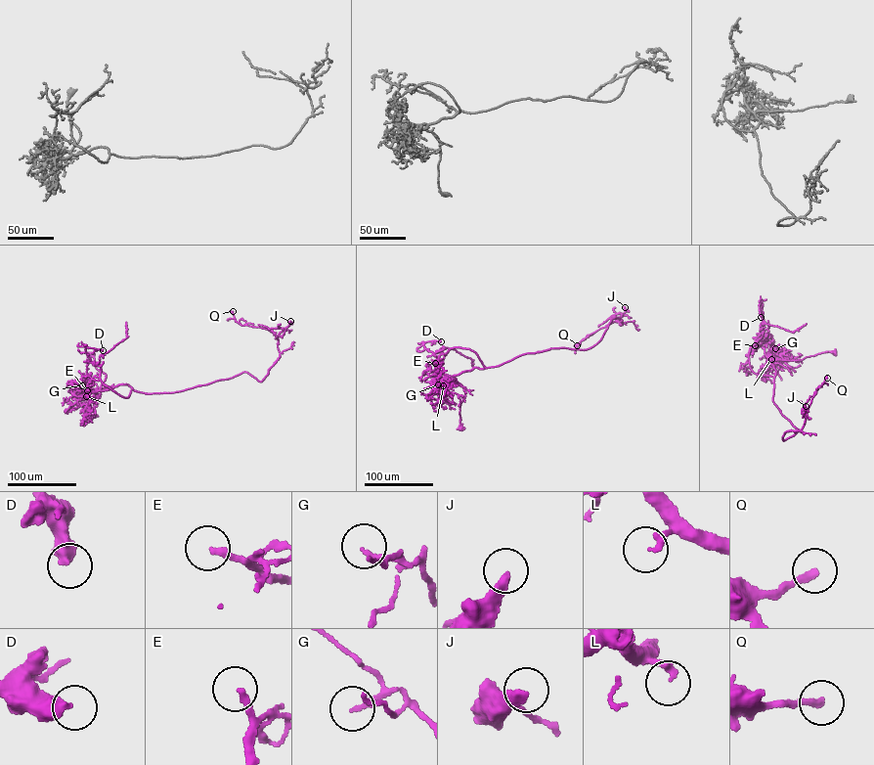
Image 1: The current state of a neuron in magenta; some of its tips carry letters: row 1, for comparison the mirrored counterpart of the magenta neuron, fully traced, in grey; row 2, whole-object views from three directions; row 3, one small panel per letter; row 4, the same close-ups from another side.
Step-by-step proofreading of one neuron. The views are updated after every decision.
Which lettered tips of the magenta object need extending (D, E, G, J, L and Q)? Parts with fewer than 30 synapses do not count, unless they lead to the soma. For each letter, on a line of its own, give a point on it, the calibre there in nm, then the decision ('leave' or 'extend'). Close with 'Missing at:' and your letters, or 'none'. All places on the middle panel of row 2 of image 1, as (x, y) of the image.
D: at (441, 341); 480 nm thick; leave
E: at (435, 363); 200 nm thick; extend
G: at (438, 384); 150 nm thick; leave
J: at (625, 307); 360 nm thick; extend
L: at (443, 385); 240 nm thick; leave
Q: at (577, 345); 240 nm thick; leave
Missing at: E, J

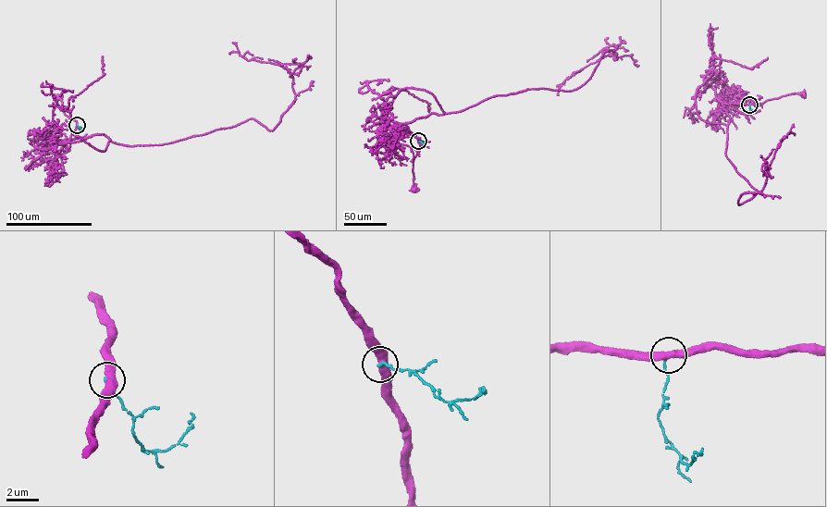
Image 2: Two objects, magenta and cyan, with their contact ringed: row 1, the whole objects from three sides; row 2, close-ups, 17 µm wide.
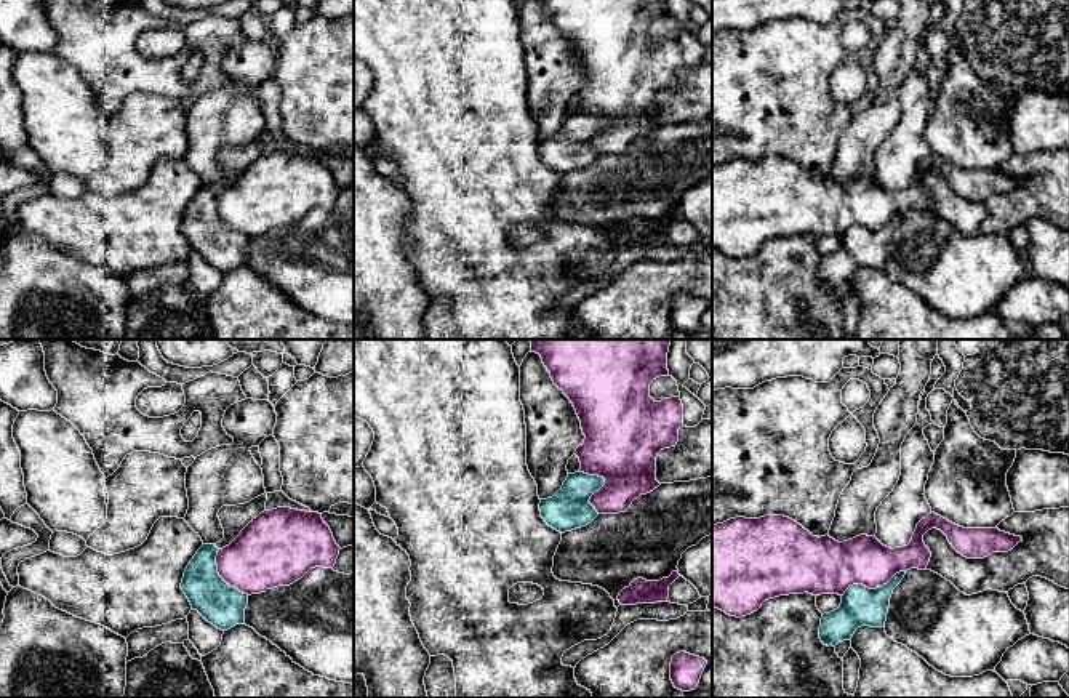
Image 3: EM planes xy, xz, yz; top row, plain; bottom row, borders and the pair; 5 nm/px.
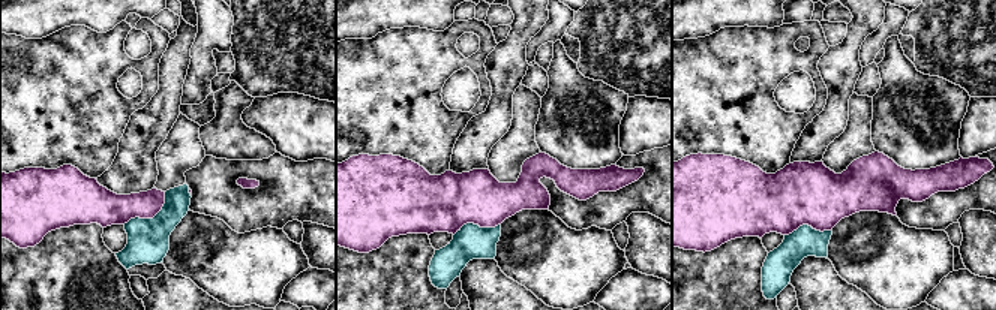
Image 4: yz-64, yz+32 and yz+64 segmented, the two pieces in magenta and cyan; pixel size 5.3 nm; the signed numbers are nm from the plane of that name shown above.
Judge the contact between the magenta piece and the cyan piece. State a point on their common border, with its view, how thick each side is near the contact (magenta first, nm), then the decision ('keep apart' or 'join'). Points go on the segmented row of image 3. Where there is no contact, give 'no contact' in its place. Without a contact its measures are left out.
yz (872, 588) | 280/190 nm | keep apart

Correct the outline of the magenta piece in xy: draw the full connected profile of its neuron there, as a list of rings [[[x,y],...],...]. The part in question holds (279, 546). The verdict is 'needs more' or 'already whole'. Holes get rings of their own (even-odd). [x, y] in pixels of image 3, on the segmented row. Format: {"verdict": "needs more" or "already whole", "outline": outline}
{"verdict": "already whole", "outline": [[[277,507],[261,512],[229,546],[219,549],[216,565],[219,576],[230,588],[251,596],[272,588],[290,586],[301,580],[310,568],[333,568],[339,549],[322,514]]]}

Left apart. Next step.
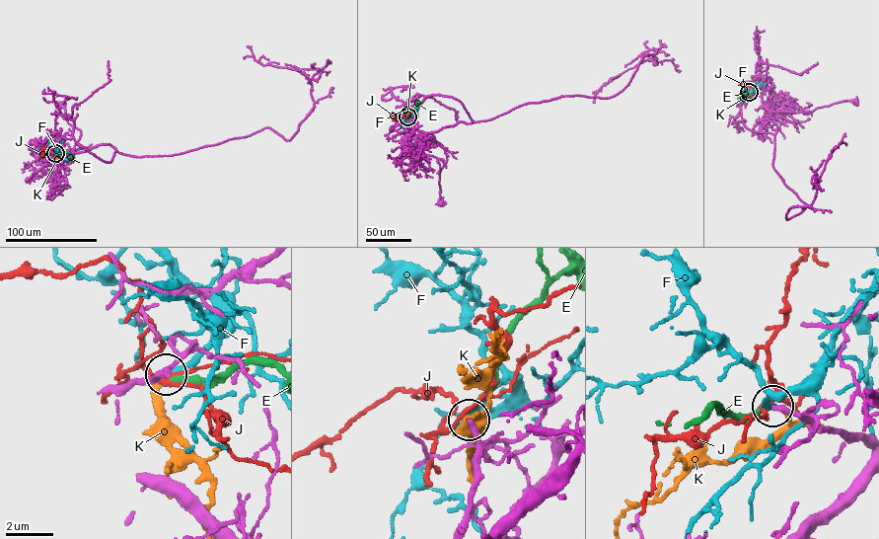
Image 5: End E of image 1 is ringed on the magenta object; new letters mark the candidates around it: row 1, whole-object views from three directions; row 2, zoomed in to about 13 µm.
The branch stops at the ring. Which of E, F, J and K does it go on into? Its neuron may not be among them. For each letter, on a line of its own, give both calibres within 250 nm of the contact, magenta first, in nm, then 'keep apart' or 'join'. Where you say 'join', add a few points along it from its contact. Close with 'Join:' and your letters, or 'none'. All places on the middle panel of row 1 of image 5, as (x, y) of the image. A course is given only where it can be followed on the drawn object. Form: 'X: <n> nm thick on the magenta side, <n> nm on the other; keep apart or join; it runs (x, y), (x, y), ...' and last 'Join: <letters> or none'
E: 220 nm thick on the magenta side, 240 nm on the other; join; it runs (407, 116), (418, 102), (421, 103)
F: 240 nm thick on the magenta side, 240 nm on the other; keep apart
J: 220 nm thick on the magenta side, 180 nm on the other; keep apart
K: 220 nm thick on the magenta side, 140 nm on the other; keep apart
Join: E

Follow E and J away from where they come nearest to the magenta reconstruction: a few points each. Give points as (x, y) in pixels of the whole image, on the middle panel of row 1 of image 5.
E: (407, 116), (418, 102), (421, 103)
J: (406, 116), (395, 120), (393, 113), (391, 117)

